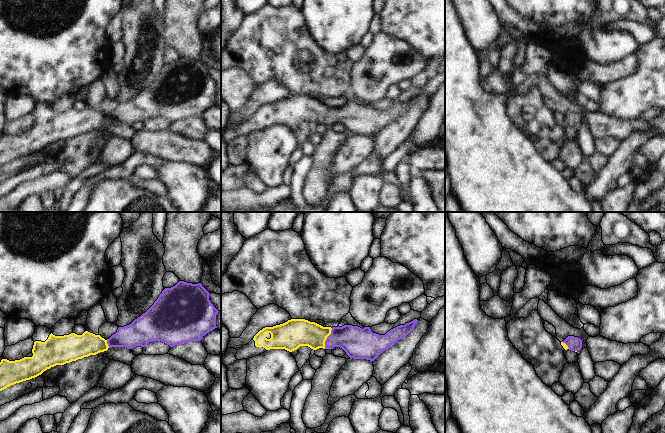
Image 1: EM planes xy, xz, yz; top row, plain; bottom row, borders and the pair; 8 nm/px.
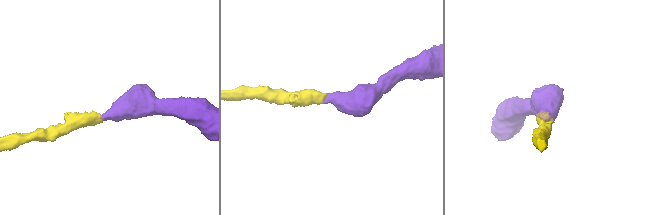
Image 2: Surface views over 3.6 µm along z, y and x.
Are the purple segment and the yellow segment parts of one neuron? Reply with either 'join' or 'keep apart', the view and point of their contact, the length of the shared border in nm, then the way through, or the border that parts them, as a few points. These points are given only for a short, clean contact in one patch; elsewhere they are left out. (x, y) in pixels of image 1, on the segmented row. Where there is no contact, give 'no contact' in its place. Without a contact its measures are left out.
join; contact xz (327, 338); length 180 nm; way xz (357, 343), (350, 338), (327, 338), (297, 332)

